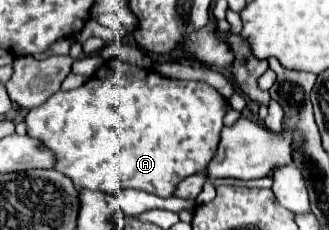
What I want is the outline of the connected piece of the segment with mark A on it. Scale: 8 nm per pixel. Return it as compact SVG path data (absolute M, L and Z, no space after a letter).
M115 58L111 62L105 62L81 88L75 88L75 90L69 90L69 92L59 90L45 104L29 110L25 122L27 122L27 134L41 140L49 150L55 152L55 156L57 156L55 170L61 170L65 176L69 176L75 182L75 186L81 186L81 188L87 188L87 190L101 190L101 192L109 192L109 194L115 194L117 190L125 190L125 188L135 188L135 190L143 190L143 192L149 192L149 194L157 194L161 198L171 198L181 180L185 180L191 174L197 174L197 172L205 170L207 164L213 160L215 150L217 150L219 140L221 140L225 112L227 112L225 110L225 98L213 86L209 86L207 82L171 80L171 78L159 76L155 70L135 68L135 66L125 64L121 58Z

